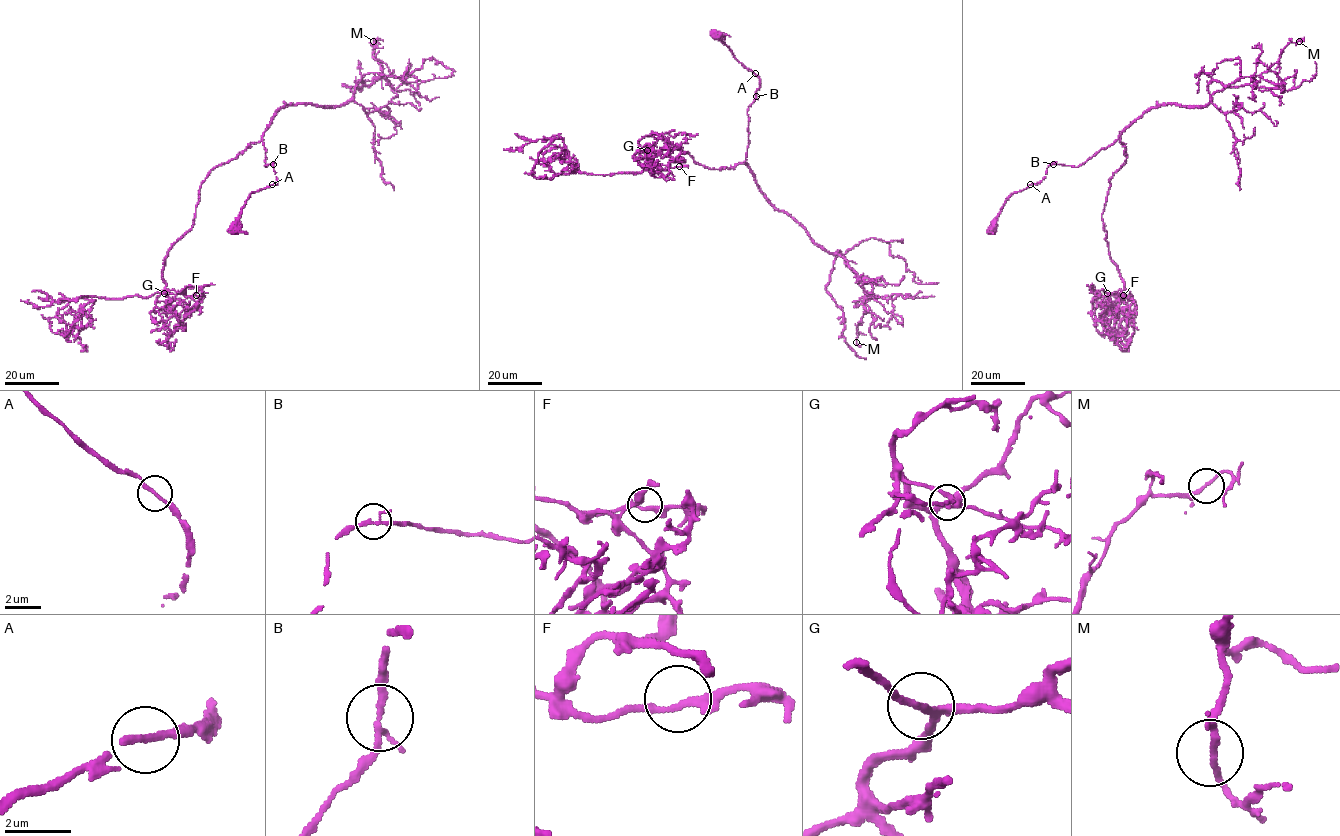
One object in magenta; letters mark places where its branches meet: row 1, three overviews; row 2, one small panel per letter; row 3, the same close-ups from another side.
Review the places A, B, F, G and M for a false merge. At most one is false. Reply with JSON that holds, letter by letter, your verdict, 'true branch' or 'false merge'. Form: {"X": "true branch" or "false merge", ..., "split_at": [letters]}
{"A": "true branch", "B": "true branch", "F": "true branch", "G": "true branch", "M": "true branch", "split_at": []}

